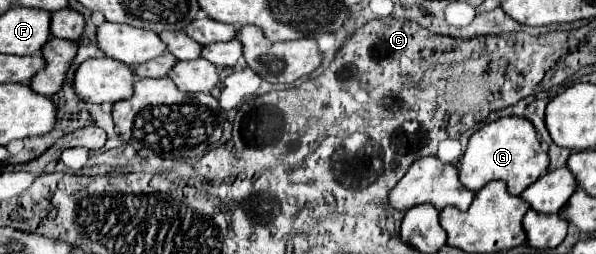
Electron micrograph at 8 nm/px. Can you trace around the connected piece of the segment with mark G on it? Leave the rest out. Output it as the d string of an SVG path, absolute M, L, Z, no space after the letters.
M511 116L485 124L469 138L459 168L459 180L471 192L481 190L491 180L503 180L507 184L507 192L517 196L527 186L531 186L543 172L547 172L547 166L549 166L549 156L547 152L541 150L533 124L525 118Z

